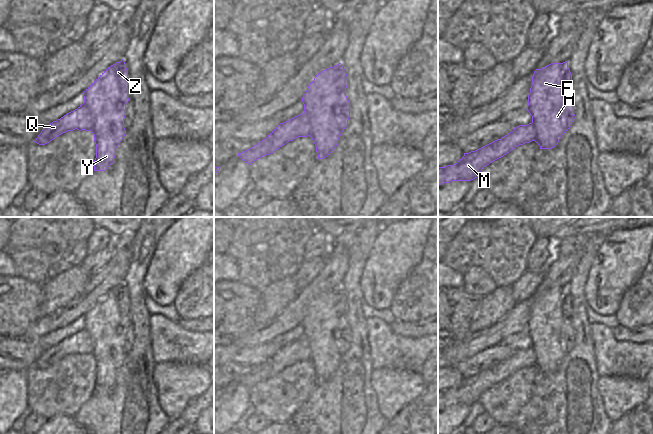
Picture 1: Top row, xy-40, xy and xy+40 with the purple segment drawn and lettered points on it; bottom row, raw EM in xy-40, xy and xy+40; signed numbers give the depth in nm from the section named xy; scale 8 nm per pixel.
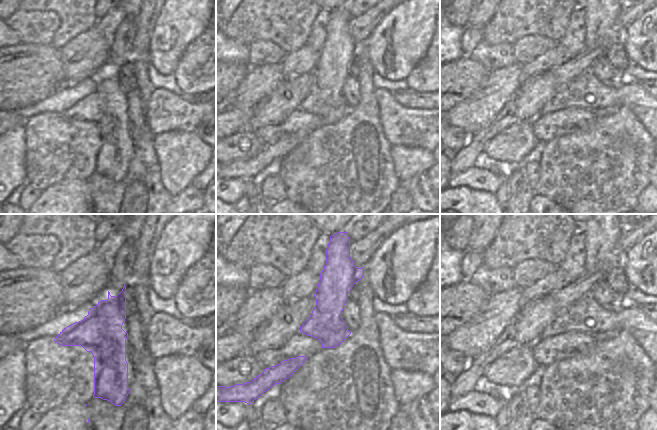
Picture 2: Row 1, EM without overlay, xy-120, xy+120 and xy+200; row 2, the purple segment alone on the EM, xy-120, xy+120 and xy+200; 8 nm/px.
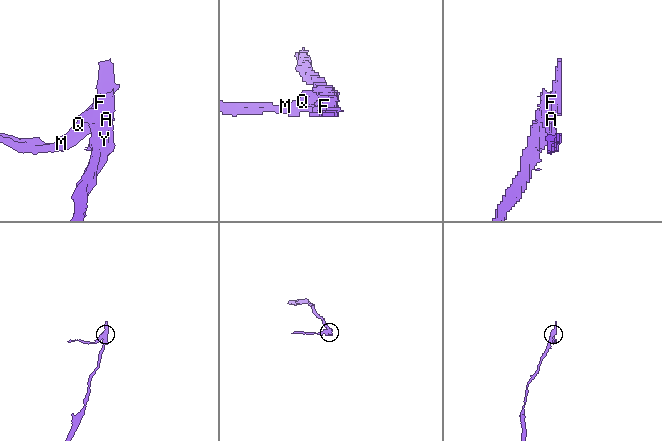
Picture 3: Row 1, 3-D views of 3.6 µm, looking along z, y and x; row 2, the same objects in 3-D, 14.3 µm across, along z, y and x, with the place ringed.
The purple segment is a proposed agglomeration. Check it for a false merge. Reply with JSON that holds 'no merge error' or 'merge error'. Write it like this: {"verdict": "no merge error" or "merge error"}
{"verdict": "merge error"}

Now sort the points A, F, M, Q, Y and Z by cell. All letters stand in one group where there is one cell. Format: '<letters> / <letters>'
A F Y Z / M Q

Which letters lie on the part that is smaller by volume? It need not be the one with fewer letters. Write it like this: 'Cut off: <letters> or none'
Cut off: M, Q.

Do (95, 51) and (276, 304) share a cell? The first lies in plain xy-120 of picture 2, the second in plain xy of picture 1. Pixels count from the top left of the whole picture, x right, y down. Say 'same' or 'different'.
same

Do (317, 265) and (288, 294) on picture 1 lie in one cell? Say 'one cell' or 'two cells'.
one cell

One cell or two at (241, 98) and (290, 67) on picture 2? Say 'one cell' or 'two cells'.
one cell

